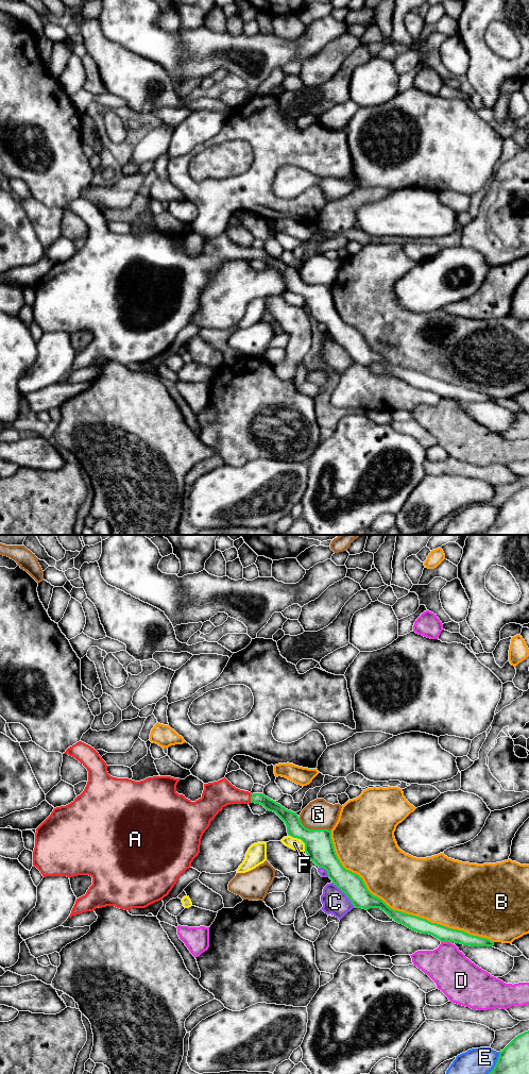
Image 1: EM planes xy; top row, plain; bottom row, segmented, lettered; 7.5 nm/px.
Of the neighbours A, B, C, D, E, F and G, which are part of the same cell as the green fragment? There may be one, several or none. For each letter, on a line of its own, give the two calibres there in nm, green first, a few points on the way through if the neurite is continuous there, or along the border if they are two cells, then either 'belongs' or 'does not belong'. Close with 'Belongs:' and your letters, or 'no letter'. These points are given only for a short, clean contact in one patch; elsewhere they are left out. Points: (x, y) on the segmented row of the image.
A: 90 nm thick on the green side, 200 nm on the other; runs through xy (269, 804), (261, 799), (251, 799), (221, 793); belongs
B: 120 nm thick on the green side, 440 nm on the other; does not belong
C: 170 nm thick on the green side, 190 nm on the other; does not belong
D: 120 nm thick on the green side, 300 nm on the other; does not belong
E: 220 nm thick on the green side, 200 nm on the other; does not belong
F: 220 nm thick on the green side, 90 nm on the other; border along xy (289, 835), (299, 838), (304, 843), (305, 851); does not belong
G: 220 nm thick on the green side, 220 nm on the other; does not belong
Belongs: A

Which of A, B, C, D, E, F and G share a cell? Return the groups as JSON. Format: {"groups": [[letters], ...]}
{"groups": [["A"], ["B"], ["C"], ["D"], ["E"], ["F"], ["G"]]}

